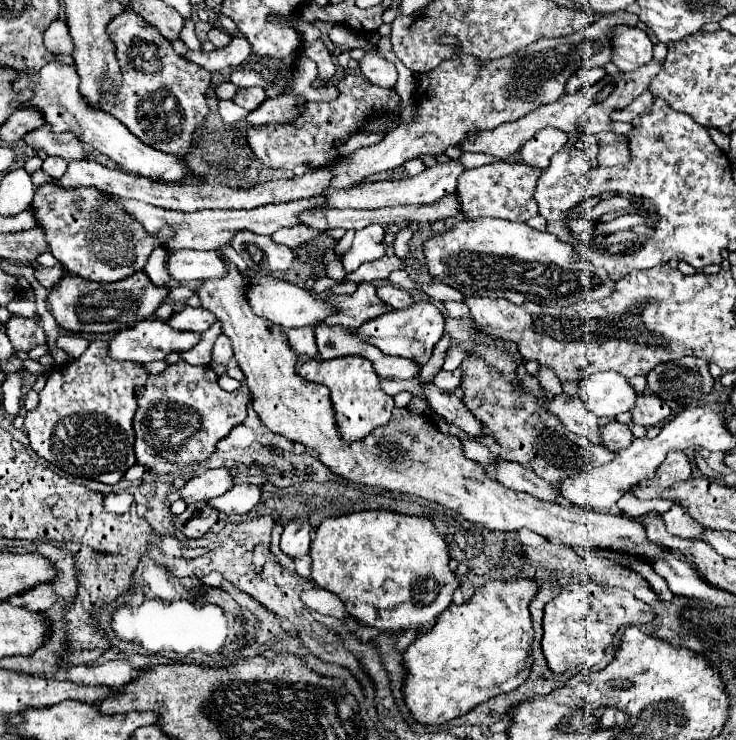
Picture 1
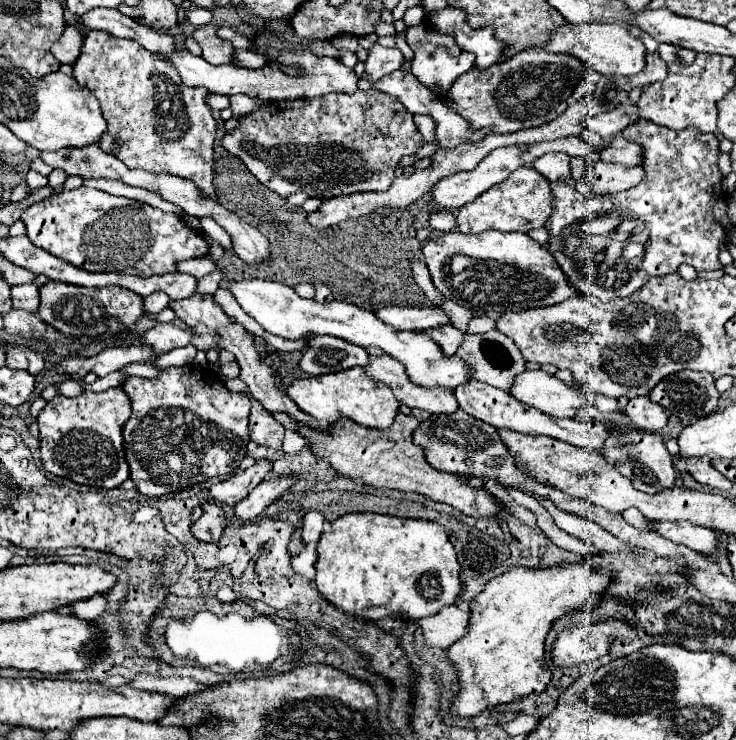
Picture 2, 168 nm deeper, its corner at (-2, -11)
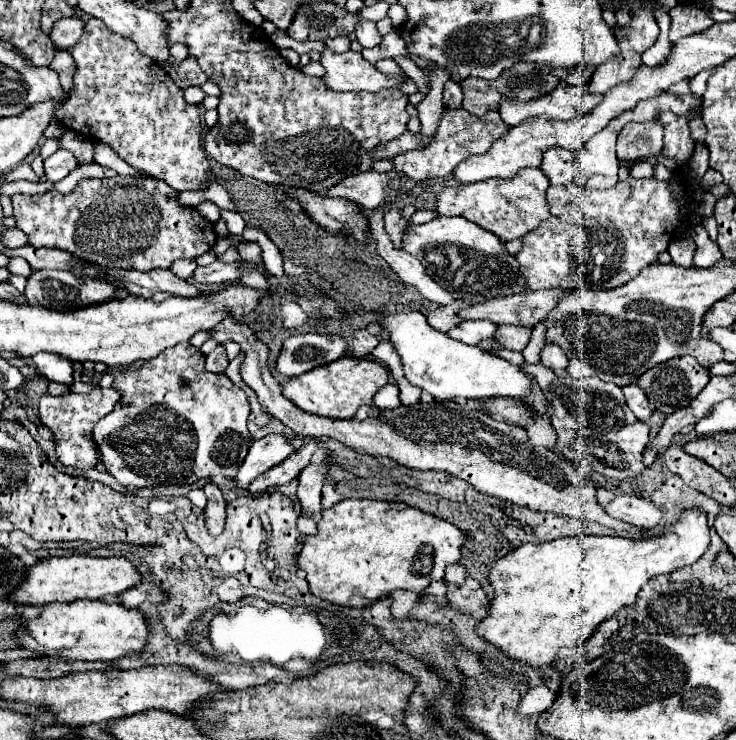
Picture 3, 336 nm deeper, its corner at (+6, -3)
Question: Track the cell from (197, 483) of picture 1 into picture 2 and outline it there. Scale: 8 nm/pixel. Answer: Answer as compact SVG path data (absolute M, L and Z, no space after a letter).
M260 460L252 468L248 468L244 472L238 472L238 474L232 474L224 482L212 484L208 488L208 500L214 500L218 504L234 506L236 502L246 498L248 492L252 492L268 472L270 472L270 462Z

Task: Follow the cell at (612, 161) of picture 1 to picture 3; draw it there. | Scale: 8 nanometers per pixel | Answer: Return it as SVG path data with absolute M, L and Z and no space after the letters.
M658 118L656 120L648 120L648 122L632 122L628 126L624 126L618 134L618 144L616 144L616 156L618 160L636 160L640 156L646 156L646 158L652 158L655 156L657 160L672 170L675 168L675 164L672 160L660 155L662 150L662 138L664 138L664 128L660 128L660 122Z

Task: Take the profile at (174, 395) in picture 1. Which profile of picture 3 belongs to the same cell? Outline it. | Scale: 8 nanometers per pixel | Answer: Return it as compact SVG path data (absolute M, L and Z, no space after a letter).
M178 344L174 348L168 348L164 350L160 356L148 360L140 370L136 372L116 372L114 376L114 382L128 382L124 386L124 390L120 390L118 386L114 386L118 392L122 392L122 398L120 398L120 408L114 408L114 412L110 412L108 416L100 418L96 422L96 432L92 432L92 440L96 440L96 448L100 448L100 460L102 464L106 466L106 470L120 482L124 484L126 488L144 488L144 486L168 486L168 482L188 482L188 484L194 484L198 480L204 480L204 478L210 478L214 474L220 474L220 476L226 476L226 478L236 478L236 472L240 468L240 464L244 462L244 456L248 454L248 446L250 446L250 440L248 440L248 428L246 428L246 422L248 422L248 414L250 414L250 406L246 402L246 394L242 388L234 386L226 374L212 374L204 368L204 362L206 362L206 356L194 348L192 344Z

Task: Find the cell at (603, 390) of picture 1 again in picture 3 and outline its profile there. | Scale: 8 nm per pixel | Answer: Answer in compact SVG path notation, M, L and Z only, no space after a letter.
M420 312L384 314L382 326L388 328L392 336L390 342L402 358L406 378L414 386L420 386L422 390L430 392L436 400L484 400L494 396L522 398L530 392L530 380L520 370L520 366L496 358L490 352L480 350L478 346L468 346L460 340L452 340L448 334L430 328Z

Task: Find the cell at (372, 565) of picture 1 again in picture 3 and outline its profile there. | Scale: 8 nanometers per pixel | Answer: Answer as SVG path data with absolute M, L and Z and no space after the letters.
M342 500L328 510L322 510L318 534L304 538L304 548L298 554L298 568L306 572L306 580L314 596L340 606L364 608L400 588L422 594L432 580L442 580L448 564L456 564L460 560L464 540L464 532L454 524L402 502Z

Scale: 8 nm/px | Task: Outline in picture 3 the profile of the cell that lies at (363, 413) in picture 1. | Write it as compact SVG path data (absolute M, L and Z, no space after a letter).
M342 356L332 364L318 366L312 372L306 372L298 378L290 378L282 386L282 394L294 402L298 408L310 414L328 416L328 418L354 418L356 410L362 404L372 404L374 394L388 382L388 368L370 358L352 358Z

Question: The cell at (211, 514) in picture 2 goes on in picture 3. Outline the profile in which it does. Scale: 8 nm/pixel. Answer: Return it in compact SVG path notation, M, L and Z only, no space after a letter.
M208 482L204 486L208 504L206 504L206 524L212 536L218 536L224 530L224 520L226 520L226 500L222 496L222 490L218 488L216 482Z

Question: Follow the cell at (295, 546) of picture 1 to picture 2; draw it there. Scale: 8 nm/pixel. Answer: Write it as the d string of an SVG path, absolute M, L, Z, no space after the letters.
M308 512L304 516L304 526L302 526L302 542L306 546L316 546L320 534L324 530L324 516L320 512Z

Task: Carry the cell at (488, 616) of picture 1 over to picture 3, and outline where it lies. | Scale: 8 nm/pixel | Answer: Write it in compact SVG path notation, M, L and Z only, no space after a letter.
M698 506L682 510L678 522L664 526L652 538L622 538L622 536L566 536L542 544L524 544L500 558L490 570L490 584L494 588L492 610L480 620L478 634L492 642L506 656L530 666L552 664L560 648L576 648L586 642L594 630L620 608L632 606L640 588L654 576L670 574L678 568L694 564L710 544L706 512Z

